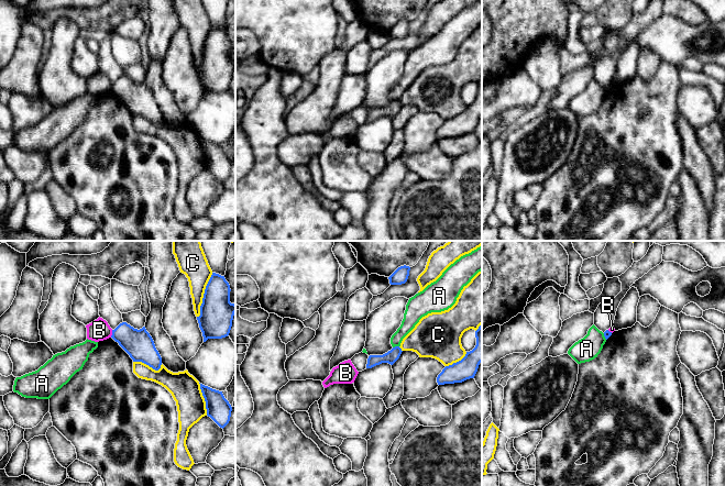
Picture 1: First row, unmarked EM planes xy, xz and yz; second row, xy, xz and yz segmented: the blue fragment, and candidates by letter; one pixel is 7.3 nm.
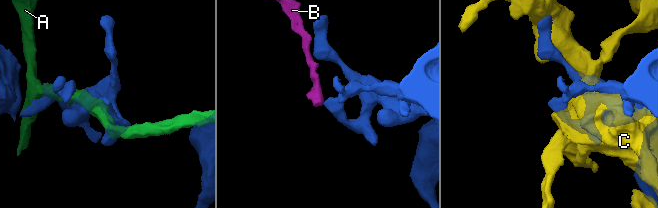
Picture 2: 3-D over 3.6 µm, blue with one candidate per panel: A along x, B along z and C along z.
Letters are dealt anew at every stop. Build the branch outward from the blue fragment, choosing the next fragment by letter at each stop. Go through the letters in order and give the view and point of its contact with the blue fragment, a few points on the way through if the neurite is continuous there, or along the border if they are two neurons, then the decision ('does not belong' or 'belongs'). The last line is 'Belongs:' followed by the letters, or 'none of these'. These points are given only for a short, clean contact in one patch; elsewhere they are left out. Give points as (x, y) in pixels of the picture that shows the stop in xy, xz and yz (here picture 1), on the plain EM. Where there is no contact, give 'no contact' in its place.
A: meets blue in xz at (395, 100); does not belong
B: meets blue in xy at (112, 87); border along xy (112, 84), (110, 90); does not belong
C: meets blue in xy at (204, 48); does not belong
Belongs: none of these

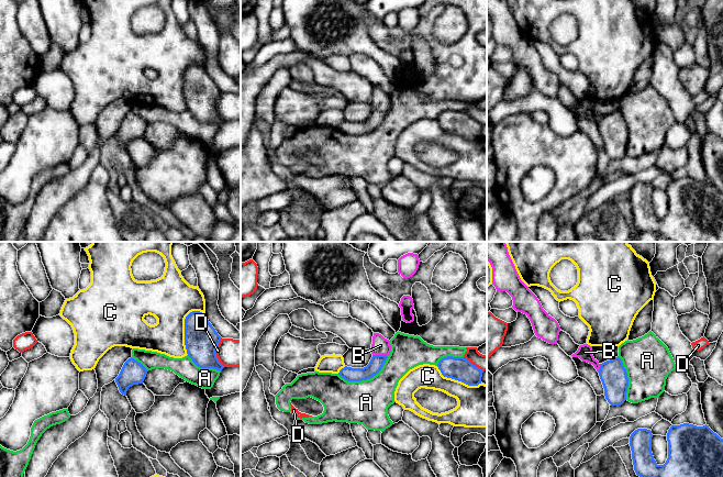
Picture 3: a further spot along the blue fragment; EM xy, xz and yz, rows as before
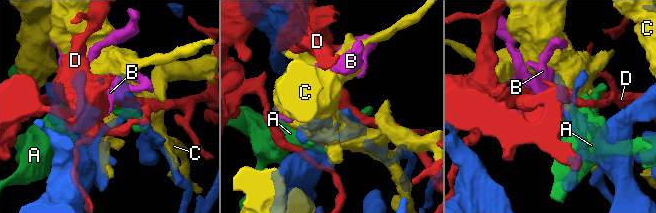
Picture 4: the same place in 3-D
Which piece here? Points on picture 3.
A: meets blue in xz at (365, 133); does not belong
B: meets blue in xz at (380, 109); belongs
C: meets blue in xy at (185, 82); does not belong
D: meets blue in xy at (214, 106); does not belong
Belongs: B

